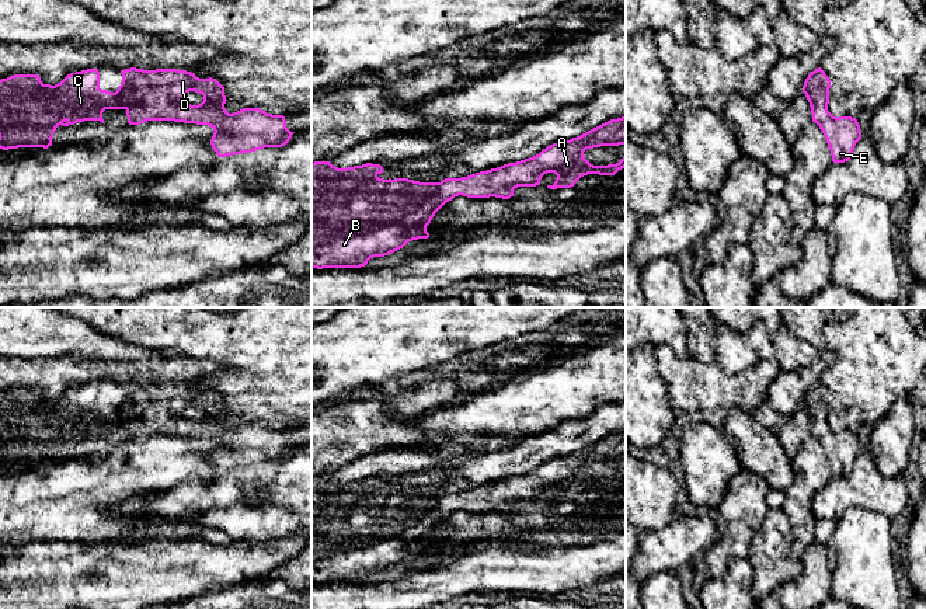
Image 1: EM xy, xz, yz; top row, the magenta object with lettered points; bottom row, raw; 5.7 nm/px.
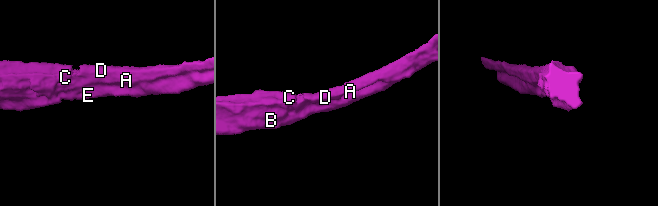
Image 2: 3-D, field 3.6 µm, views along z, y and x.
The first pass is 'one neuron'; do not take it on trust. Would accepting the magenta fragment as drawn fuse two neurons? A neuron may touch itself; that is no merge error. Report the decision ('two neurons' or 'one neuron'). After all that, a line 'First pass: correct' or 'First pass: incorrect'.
one neuron
First pass: correct

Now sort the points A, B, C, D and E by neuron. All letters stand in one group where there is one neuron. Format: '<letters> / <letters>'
A B C D E

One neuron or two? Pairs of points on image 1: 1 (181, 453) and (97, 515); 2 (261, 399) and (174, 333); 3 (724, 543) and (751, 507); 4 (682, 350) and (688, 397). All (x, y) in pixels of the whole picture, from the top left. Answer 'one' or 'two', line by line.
1: one
2: one
3: one
4: two

